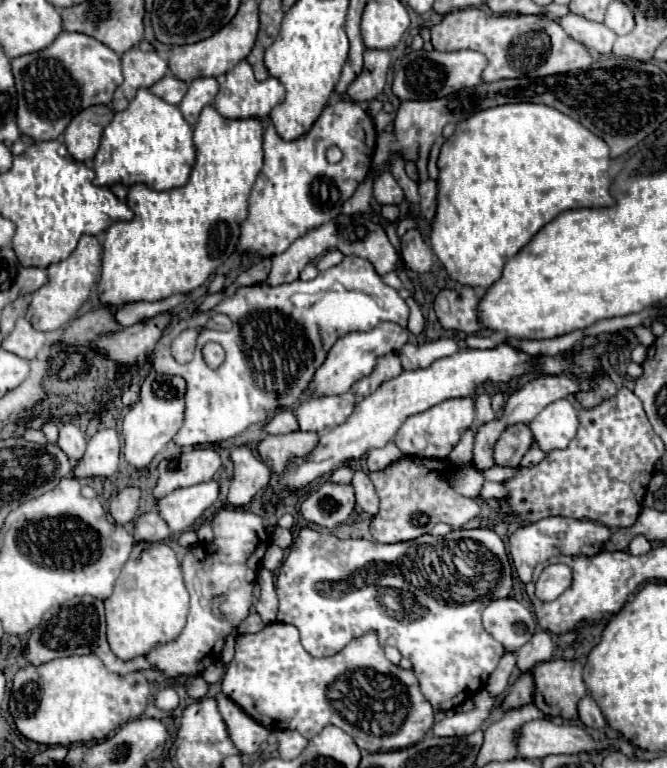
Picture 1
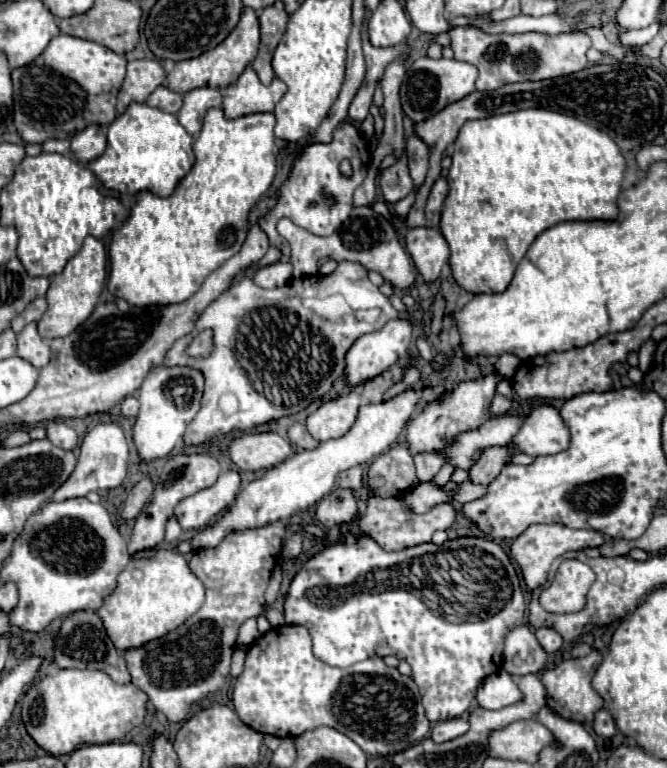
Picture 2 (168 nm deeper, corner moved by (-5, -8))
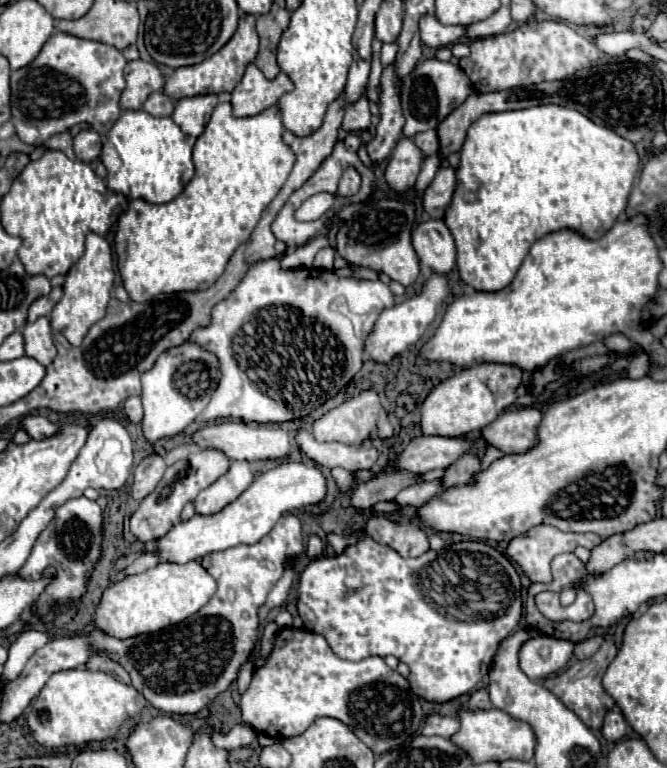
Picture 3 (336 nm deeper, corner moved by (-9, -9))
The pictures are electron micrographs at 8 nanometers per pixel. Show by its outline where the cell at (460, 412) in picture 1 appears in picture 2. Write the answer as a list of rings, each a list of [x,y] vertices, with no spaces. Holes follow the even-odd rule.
[[[493,373],[477,381],[459,383],[451,391],[451,397],[447,397],[447,401],[435,401],[435,405],[427,405],[427,409],[415,415],[407,425],[407,443],[409,443],[411,455],[441,453],[447,447],[447,443],[453,441],[457,435],[483,425],[483,421],[487,421],[489,405],[491,405],[491,399],[495,395],[495,387],[499,381],[501,381],[501,375]]]

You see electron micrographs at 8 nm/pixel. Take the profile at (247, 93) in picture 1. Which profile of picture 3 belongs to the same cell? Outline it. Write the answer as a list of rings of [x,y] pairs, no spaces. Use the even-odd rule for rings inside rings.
[[[249,64],[243,80],[233,90],[233,116],[255,116],[277,104],[279,98],[291,90],[293,82],[285,72],[279,72],[277,78],[267,80],[255,64]]]

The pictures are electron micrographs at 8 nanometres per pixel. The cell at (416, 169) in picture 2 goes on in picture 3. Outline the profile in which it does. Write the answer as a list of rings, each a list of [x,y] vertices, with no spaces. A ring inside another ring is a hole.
[[[425,130],[423,134],[417,134],[413,140],[415,140],[415,144],[423,150],[425,156],[437,154],[437,150],[439,150],[439,136],[437,136],[437,130]]]

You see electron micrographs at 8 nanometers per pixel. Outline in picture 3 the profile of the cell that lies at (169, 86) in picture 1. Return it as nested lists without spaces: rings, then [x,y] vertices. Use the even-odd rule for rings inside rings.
[[[155,92],[155,94],[151,94],[147,98],[147,102],[143,104],[141,110],[145,110],[151,116],[159,118],[159,116],[171,116],[173,108],[175,108],[175,104],[173,104],[173,100],[169,96],[165,96],[163,92]]]

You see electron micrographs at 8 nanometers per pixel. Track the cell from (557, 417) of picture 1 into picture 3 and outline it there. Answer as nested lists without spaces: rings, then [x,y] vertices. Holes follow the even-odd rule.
[[[537,408],[507,410],[481,430],[481,438],[489,446],[505,454],[527,452],[537,442],[535,430],[539,422],[541,422],[541,412]]]

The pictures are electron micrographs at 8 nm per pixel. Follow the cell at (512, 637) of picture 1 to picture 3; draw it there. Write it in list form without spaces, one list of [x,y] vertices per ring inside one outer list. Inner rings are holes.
[[[531,638],[523,644],[519,652],[521,670],[531,678],[539,680],[543,676],[559,672],[573,654],[573,642],[557,638]]]

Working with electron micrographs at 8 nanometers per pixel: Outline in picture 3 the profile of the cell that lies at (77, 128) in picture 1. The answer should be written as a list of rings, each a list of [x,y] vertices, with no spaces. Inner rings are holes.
[[[81,130],[75,138],[73,138],[73,150],[75,156],[83,162],[93,162],[99,158],[101,154],[101,138],[95,130]]]

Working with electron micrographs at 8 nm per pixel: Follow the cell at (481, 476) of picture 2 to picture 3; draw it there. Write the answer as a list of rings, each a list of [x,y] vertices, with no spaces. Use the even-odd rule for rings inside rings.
[[[463,454],[451,466],[445,468],[445,474],[441,478],[443,486],[461,486],[461,484],[473,482],[473,474],[481,470],[479,464],[481,464],[481,460],[477,456]]]

